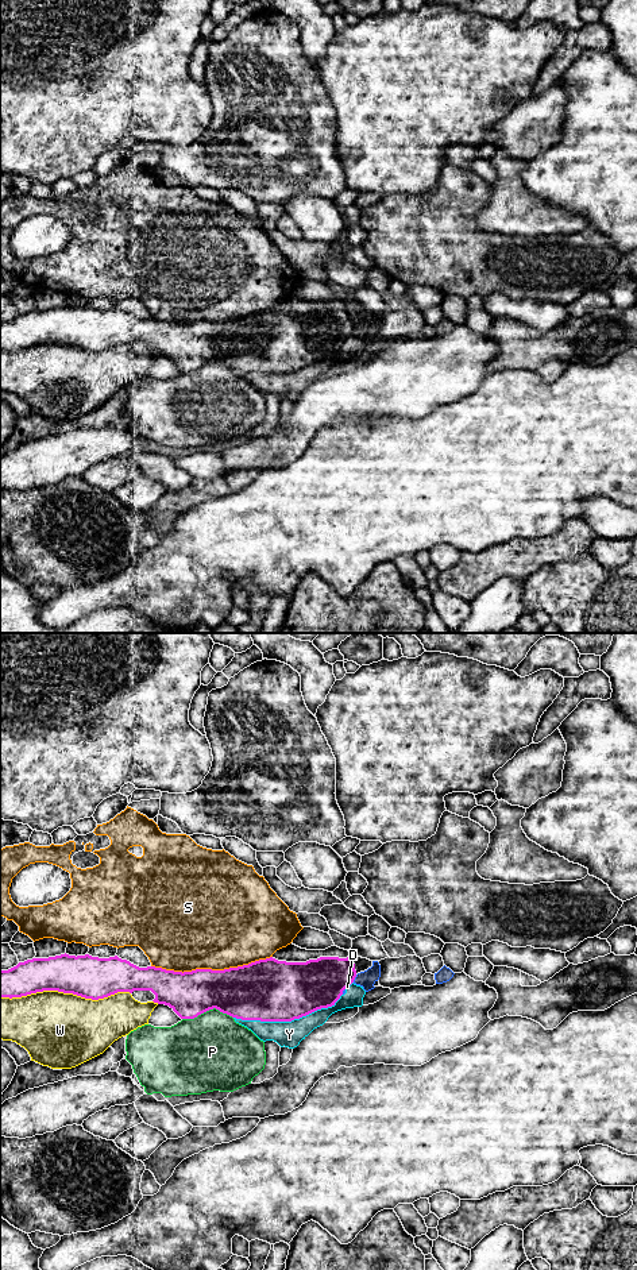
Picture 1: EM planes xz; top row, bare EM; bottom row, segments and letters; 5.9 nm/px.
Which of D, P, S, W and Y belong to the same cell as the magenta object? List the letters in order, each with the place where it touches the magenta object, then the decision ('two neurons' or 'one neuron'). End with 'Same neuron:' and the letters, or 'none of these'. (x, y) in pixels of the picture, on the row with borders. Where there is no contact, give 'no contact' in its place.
D: xz (354, 979) | two neurons
P: xz (207, 1010) | two neurons
S: xz (211, 969) | two neurons
W: xz (65, 992) | two neurons
Y: xz (288, 1020) | two neurons
Same neuron: none of these

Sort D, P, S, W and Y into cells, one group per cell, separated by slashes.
D Y / P / S / W

